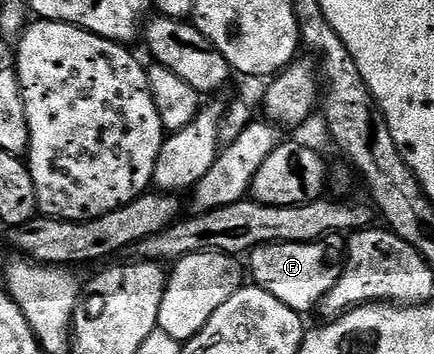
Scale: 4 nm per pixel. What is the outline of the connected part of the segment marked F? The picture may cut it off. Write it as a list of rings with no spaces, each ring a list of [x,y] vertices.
[[[325,235],[315,243],[263,243],[261,247],[255,247],[253,251],[247,252],[246,271],[255,286],[266,289],[270,297],[278,297],[282,305],[290,305],[290,309],[301,313],[315,312],[320,306],[322,297],[338,281],[341,271],[344,270],[345,258],[346,243],[340,235]]]

